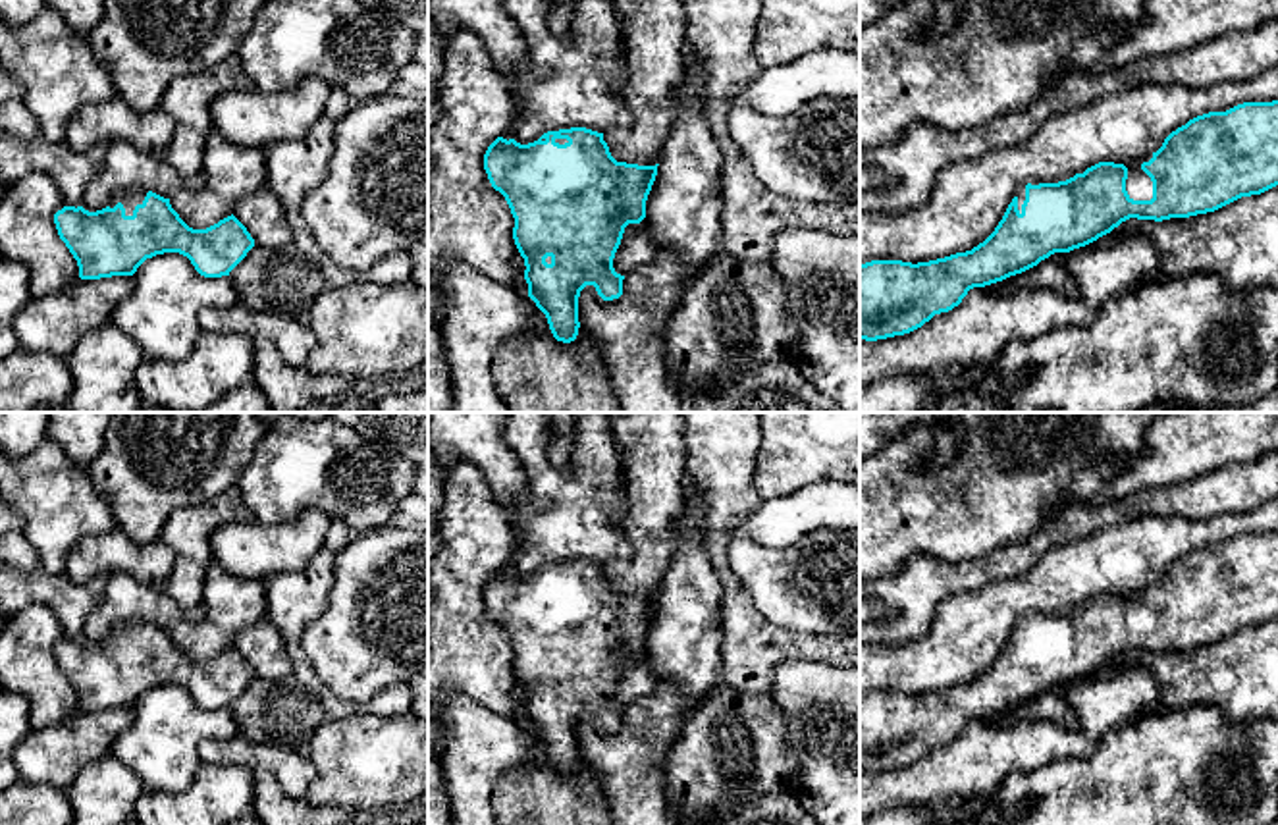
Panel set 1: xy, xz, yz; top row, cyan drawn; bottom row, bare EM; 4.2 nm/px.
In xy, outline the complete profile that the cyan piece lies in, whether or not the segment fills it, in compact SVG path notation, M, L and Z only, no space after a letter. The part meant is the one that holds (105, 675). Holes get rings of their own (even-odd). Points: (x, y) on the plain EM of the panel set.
M139 621L96 644L64 638L54 646L54 655L77 692L81 711L133 707L146 690L164 684L187 688L204 709L222 709L254 679L233 646L206 661L193 661L170 630Z

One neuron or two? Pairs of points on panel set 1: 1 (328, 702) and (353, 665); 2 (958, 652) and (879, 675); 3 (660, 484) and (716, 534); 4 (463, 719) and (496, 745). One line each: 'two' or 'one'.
1: two
2: one
3: two
4: one

